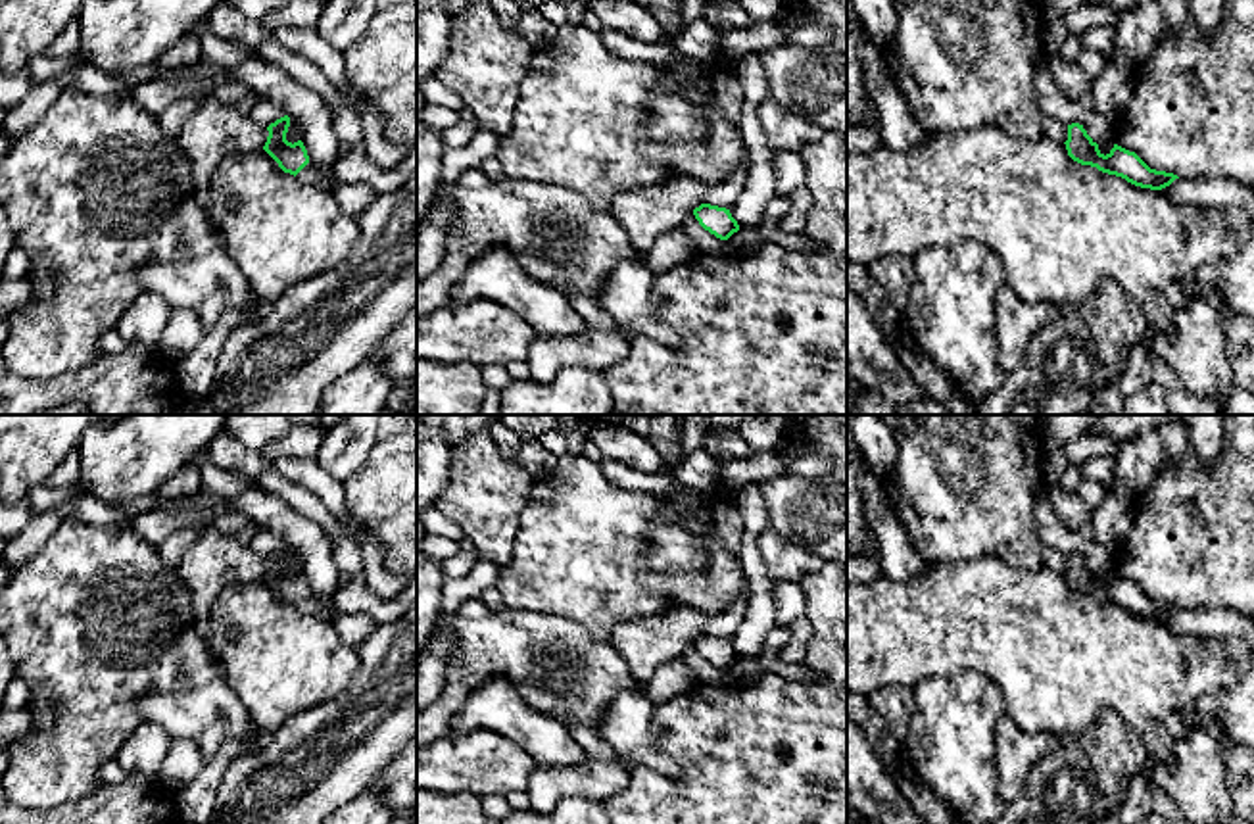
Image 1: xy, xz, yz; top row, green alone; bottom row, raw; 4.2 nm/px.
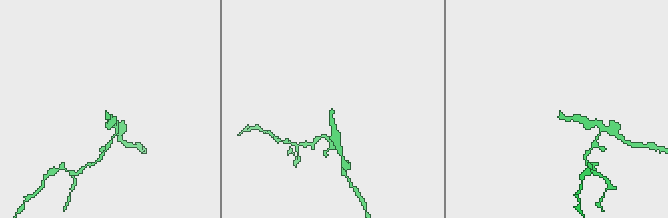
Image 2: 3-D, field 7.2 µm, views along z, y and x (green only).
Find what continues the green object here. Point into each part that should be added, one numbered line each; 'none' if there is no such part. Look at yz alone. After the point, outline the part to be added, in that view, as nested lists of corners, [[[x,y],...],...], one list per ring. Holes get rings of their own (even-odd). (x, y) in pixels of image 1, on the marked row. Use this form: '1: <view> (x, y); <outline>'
none

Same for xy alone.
1: xy (312, 173); [[[311,159],[309,163],[296,175],[296,179],[300,182],[317,186],[321,190],[326,192],[334,192],[334,188],[338,186],[338,179],[334,175],[334,171],[326,173],[323,171],[319,165],[315,165]]]

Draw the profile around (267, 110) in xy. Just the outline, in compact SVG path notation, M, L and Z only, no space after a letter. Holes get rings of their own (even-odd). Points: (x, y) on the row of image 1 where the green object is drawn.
M259 96L257 104L250 111L250 119L257 127L269 127L271 123L275 123L277 119L280 119L284 115L286 115L286 111L284 111L282 104L278 104L273 98L265 98L265 96Z

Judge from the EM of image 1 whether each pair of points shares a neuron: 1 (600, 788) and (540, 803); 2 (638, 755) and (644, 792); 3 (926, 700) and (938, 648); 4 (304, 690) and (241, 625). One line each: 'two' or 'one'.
1: one
2: two
3: two
4: one

